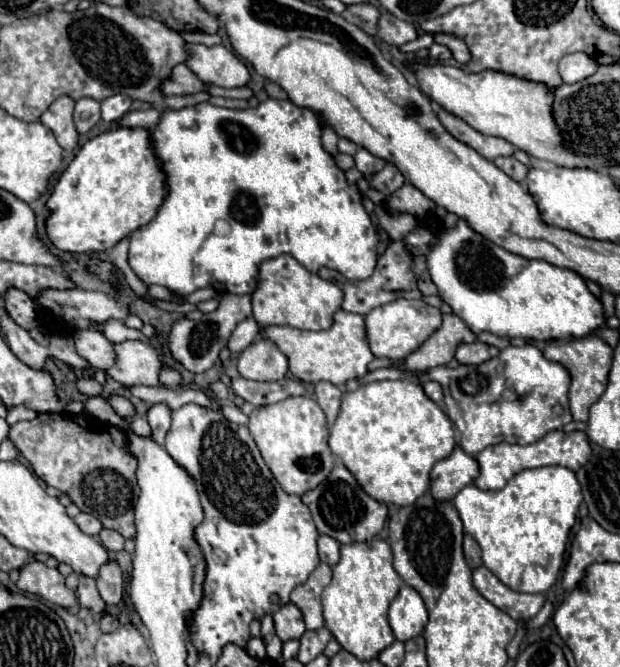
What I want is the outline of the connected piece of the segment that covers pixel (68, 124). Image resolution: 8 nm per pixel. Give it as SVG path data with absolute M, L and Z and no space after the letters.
M60 97L40 117L40 123L44 123L56 135L60 147L68 153L72 153L78 145L78 131L74 127L72 111L74 111L74 101L70 97Z

